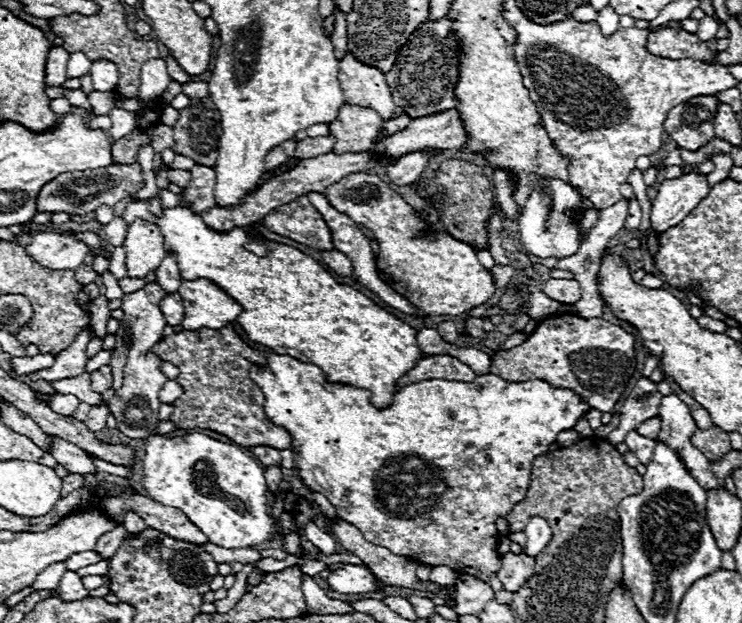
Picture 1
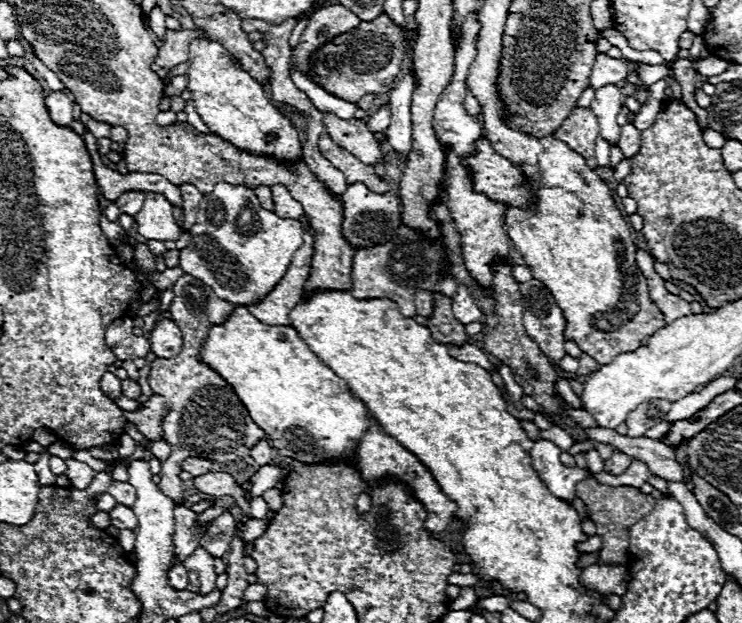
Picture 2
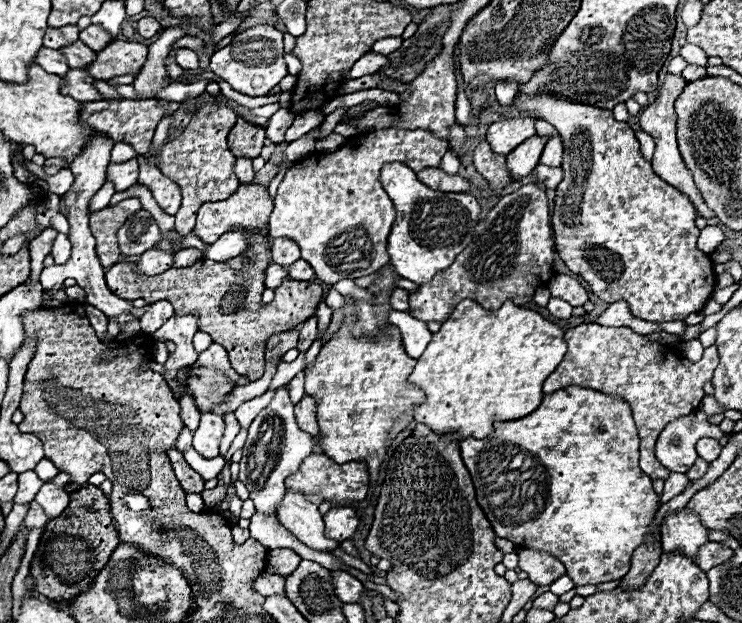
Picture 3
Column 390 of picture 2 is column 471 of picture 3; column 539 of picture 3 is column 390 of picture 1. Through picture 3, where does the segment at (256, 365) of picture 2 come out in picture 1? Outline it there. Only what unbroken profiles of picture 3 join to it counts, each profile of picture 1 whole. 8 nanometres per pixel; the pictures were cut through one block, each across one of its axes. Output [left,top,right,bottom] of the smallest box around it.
[250,352,590,582]

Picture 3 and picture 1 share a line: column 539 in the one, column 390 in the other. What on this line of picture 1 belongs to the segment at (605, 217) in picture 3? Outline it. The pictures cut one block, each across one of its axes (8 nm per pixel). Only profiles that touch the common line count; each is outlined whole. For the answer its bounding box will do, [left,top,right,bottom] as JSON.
[338,54,394,120]

